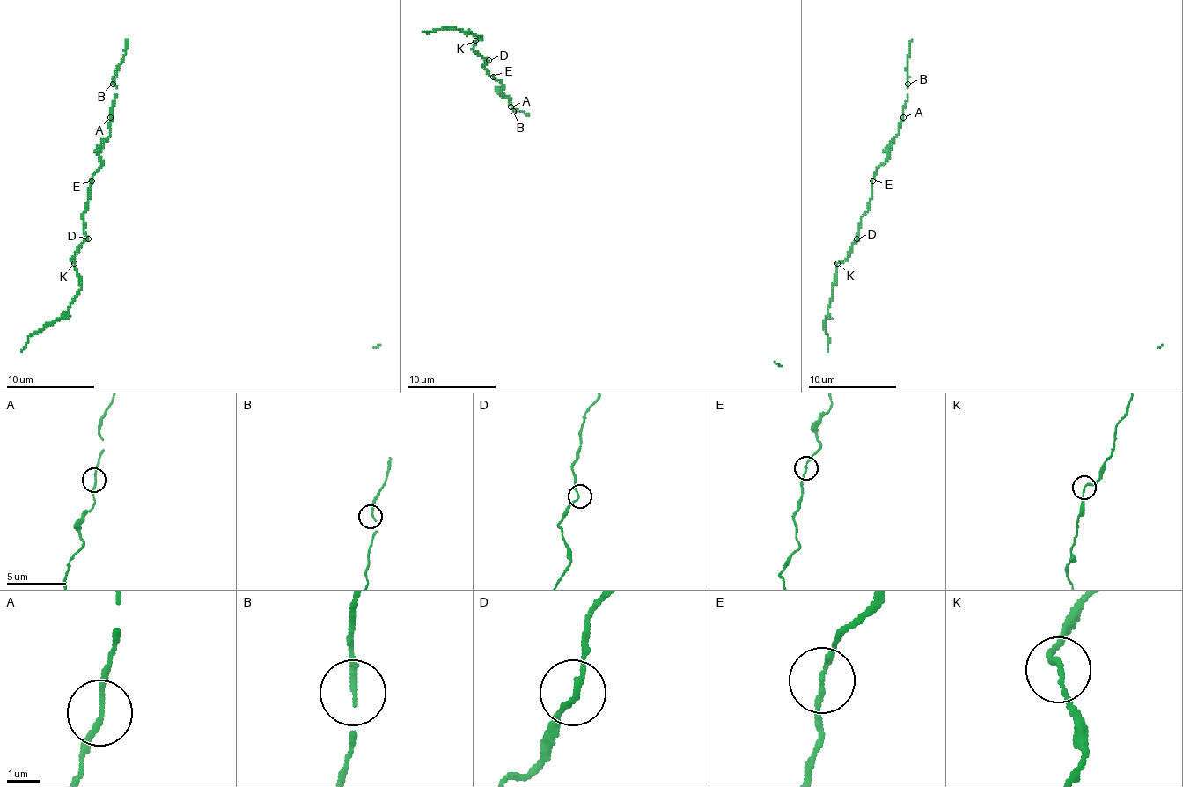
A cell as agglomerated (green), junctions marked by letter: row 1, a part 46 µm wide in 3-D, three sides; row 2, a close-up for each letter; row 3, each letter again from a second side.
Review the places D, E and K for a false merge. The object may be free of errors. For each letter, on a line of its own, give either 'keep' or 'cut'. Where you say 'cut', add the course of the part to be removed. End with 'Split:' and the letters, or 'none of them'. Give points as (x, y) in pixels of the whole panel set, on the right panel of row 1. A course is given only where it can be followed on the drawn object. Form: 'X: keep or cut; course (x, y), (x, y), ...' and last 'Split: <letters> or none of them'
D: keep
E: keep
K: keep
Split: none of them

